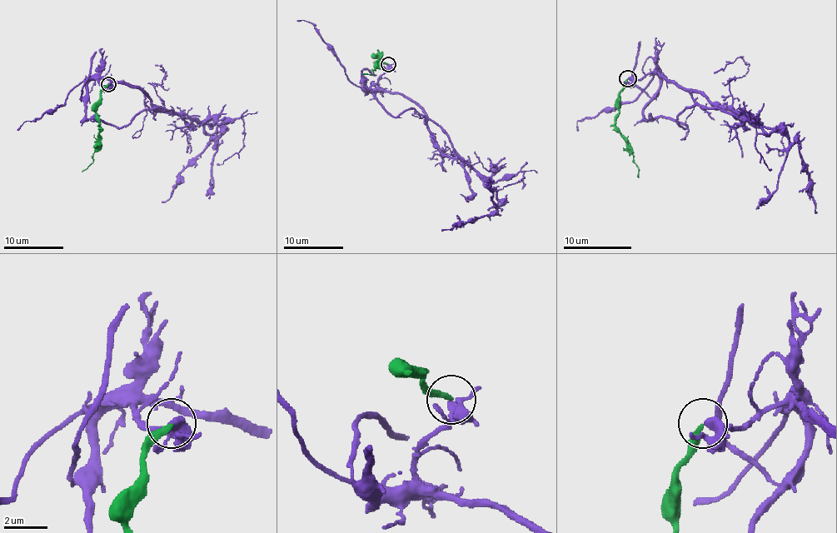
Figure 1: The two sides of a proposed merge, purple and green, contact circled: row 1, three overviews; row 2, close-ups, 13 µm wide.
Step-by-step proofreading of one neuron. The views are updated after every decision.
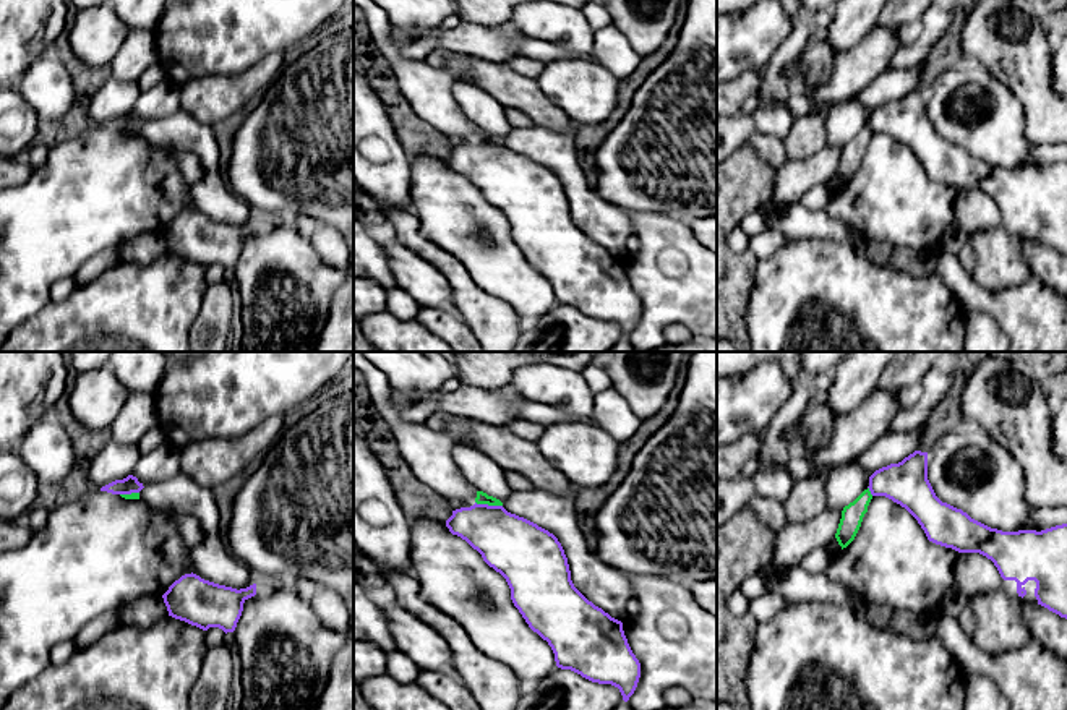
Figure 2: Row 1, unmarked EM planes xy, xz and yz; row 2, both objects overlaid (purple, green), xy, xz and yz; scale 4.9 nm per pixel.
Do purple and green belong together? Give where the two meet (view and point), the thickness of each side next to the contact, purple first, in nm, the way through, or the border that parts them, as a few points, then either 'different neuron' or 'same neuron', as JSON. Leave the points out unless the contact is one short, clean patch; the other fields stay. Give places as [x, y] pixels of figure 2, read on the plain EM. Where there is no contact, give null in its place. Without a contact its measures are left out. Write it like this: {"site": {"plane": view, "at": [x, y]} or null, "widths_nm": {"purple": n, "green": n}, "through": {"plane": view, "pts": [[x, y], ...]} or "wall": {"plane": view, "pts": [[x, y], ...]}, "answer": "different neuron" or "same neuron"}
{"site": {"plane": "xz", "at": [487, 141]}, "widths_nm": {"purple": 300, "green": 60}, "wall": {"plane": "xz", "pts": [[475, 138], [501, 143]]}, "answer": "different neuron"}

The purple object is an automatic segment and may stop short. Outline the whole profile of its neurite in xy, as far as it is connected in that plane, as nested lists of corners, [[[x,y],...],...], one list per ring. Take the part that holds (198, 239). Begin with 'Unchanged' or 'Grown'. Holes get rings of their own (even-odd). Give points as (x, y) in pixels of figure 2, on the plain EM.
Unchanged. [[[185,211],[162,232],[169,253],[203,267],[219,264],[234,269],[243,248],[243,240],[256,232],[256,220],[232,225]]]

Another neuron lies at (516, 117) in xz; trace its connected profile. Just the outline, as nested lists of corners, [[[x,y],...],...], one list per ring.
[[[443,49],[441,52],[446,70],[457,78],[467,75],[469,83],[482,88],[506,107],[506,118],[512,128],[537,123],[563,133],[572,130],[574,122],[540,91],[535,78],[514,71],[508,62],[496,63]]]

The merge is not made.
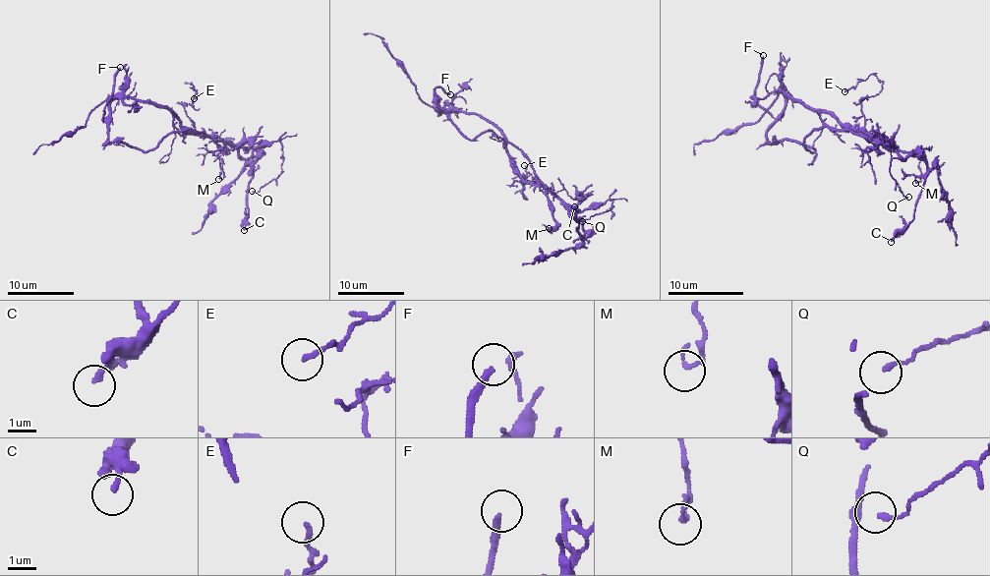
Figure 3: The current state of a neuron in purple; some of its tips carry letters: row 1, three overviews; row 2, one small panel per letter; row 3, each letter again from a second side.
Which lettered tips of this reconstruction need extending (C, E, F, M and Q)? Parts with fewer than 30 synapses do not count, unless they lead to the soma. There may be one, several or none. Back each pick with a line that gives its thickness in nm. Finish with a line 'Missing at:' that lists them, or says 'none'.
F: 240 nm thick
Missing at: F

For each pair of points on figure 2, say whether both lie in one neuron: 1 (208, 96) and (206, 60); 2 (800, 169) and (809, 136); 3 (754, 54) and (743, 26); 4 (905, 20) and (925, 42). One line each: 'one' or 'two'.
1: two
2: one
3: one
4: two

